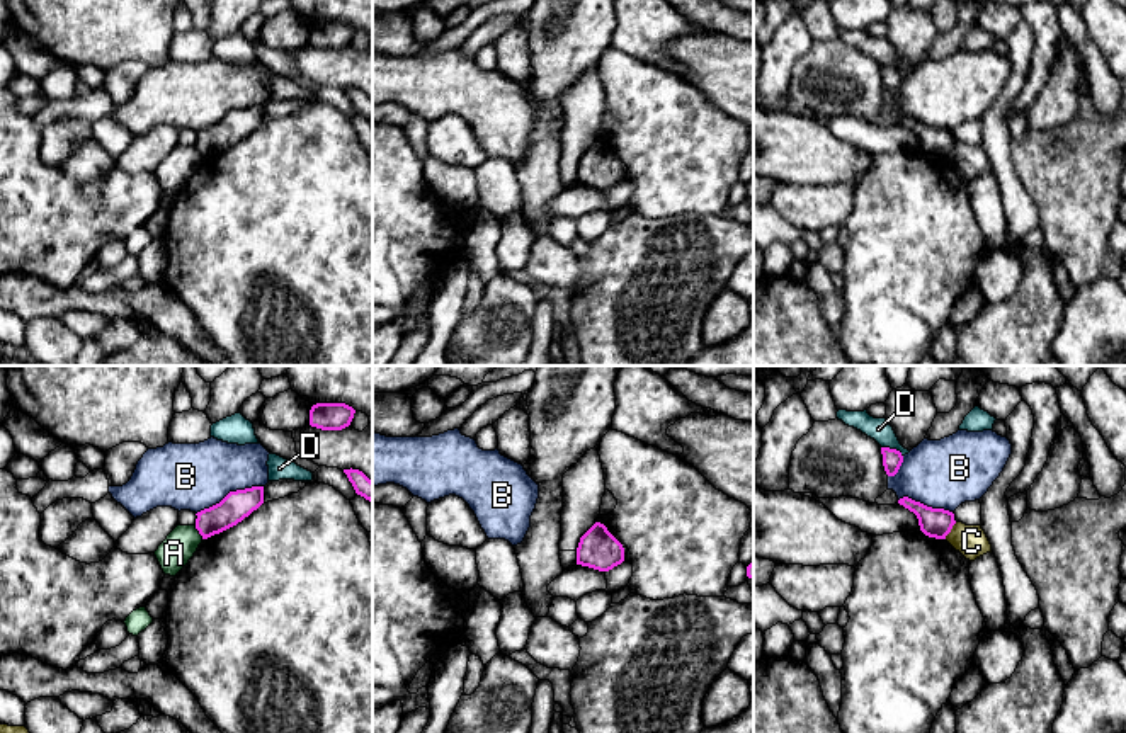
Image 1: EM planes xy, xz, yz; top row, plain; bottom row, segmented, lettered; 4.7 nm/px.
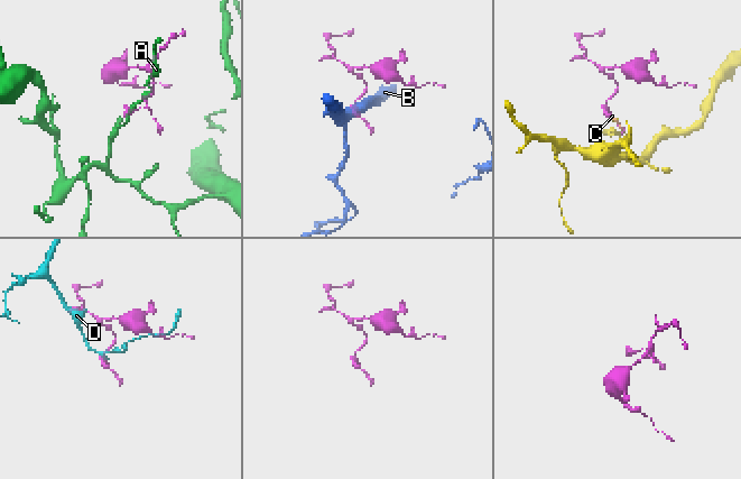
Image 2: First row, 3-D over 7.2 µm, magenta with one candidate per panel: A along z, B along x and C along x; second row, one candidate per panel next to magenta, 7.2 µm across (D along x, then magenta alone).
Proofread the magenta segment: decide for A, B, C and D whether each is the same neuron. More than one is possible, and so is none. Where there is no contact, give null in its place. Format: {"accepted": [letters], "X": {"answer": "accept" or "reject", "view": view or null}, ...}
{"accepted": [], "A": {"answer": "reject", "view": "xy"}, "B": {"answer": "reject", "view": "xy"}, "C": {"answer": "reject", "view": "yz"}, "D": {"answer": "reject", "view": "yz"}}

